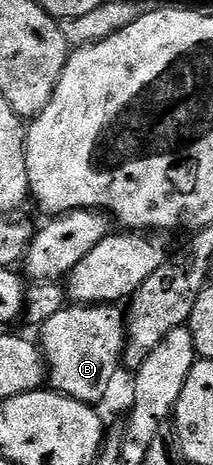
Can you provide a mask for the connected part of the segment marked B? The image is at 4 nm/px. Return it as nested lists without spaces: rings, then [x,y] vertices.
[[[69,304],[54,319],[39,326],[38,344],[44,351],[46,381],[55,392],[95,406],[108,393],[124,355],[126,313],[115,304]]]

